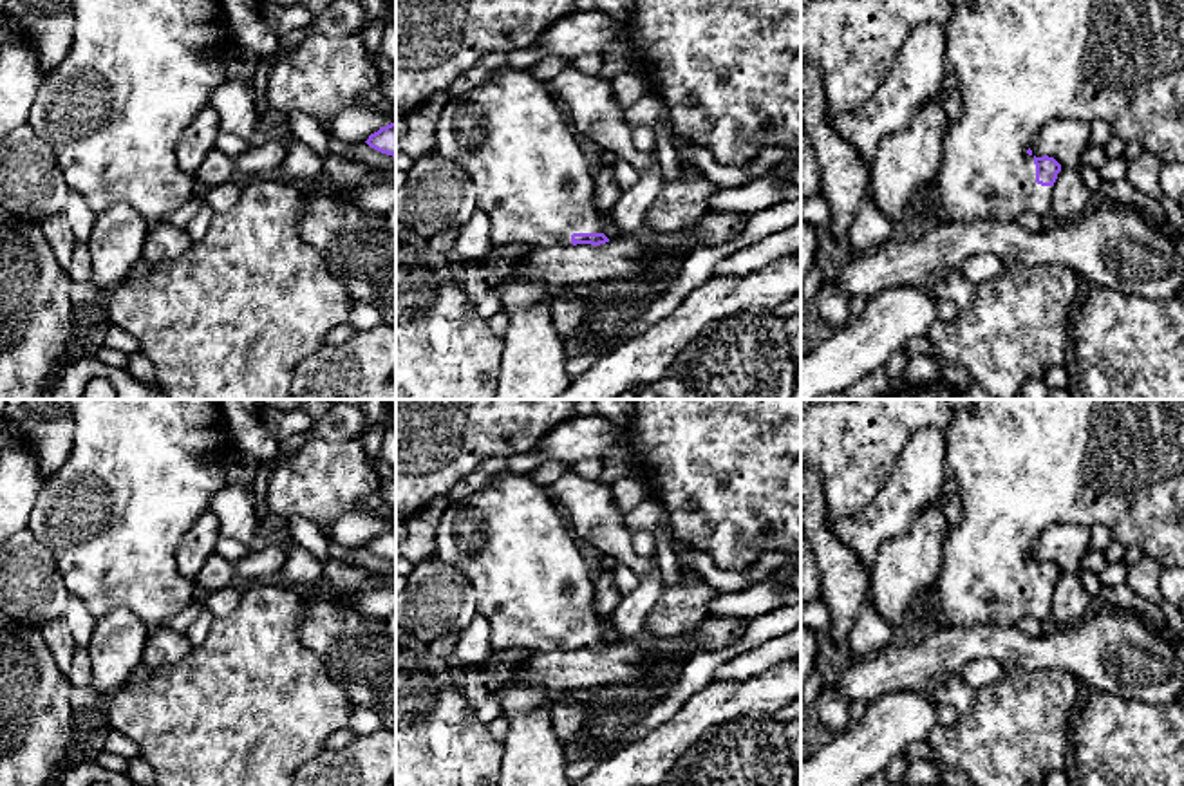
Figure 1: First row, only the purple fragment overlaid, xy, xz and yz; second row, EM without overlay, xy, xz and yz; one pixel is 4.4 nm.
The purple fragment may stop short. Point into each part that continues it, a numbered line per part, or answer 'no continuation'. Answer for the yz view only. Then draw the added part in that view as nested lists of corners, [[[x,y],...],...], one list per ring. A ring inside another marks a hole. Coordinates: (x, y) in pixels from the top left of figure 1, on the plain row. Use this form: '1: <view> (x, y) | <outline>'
1: yz (1022, 465) | [[[973,399],[969,408],[953,407],[945,439],[962,519],[944,533],[940,573],[915,620],[922,632],[940,625],[1003,627],[1025,616],[1050,618],[1054,593],[1036,587],[1034,560],[1027,555],[1057,524],[1103,524],[1117,542],[1141,547],[1162,569],[1184,567],[1184,399]]]

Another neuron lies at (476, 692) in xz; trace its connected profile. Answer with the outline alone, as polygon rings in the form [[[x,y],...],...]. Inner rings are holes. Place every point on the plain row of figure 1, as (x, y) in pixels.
[[[456,656],[450,660],[450,665],[465,683],[465,697],[468,705],[477,710],[483,701],[488,697],[490,690],[481,681],[481,663],[459,661]]]

